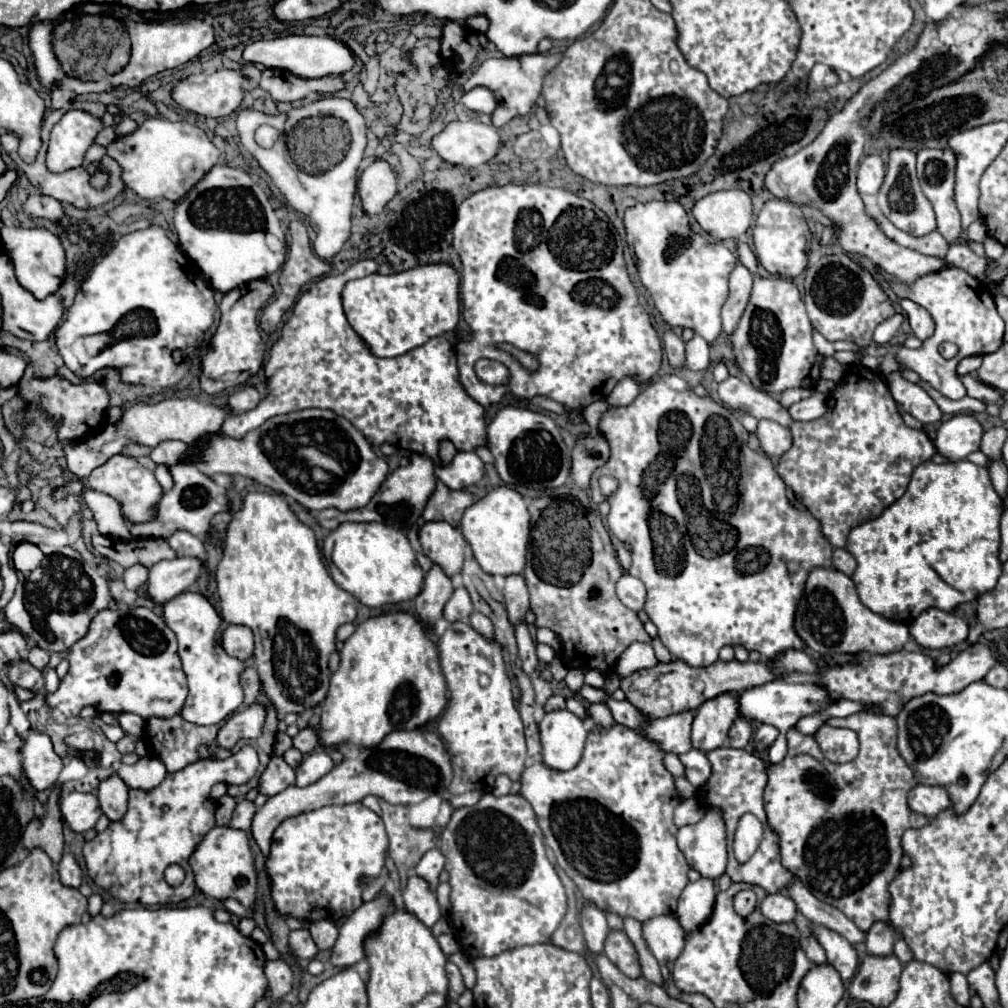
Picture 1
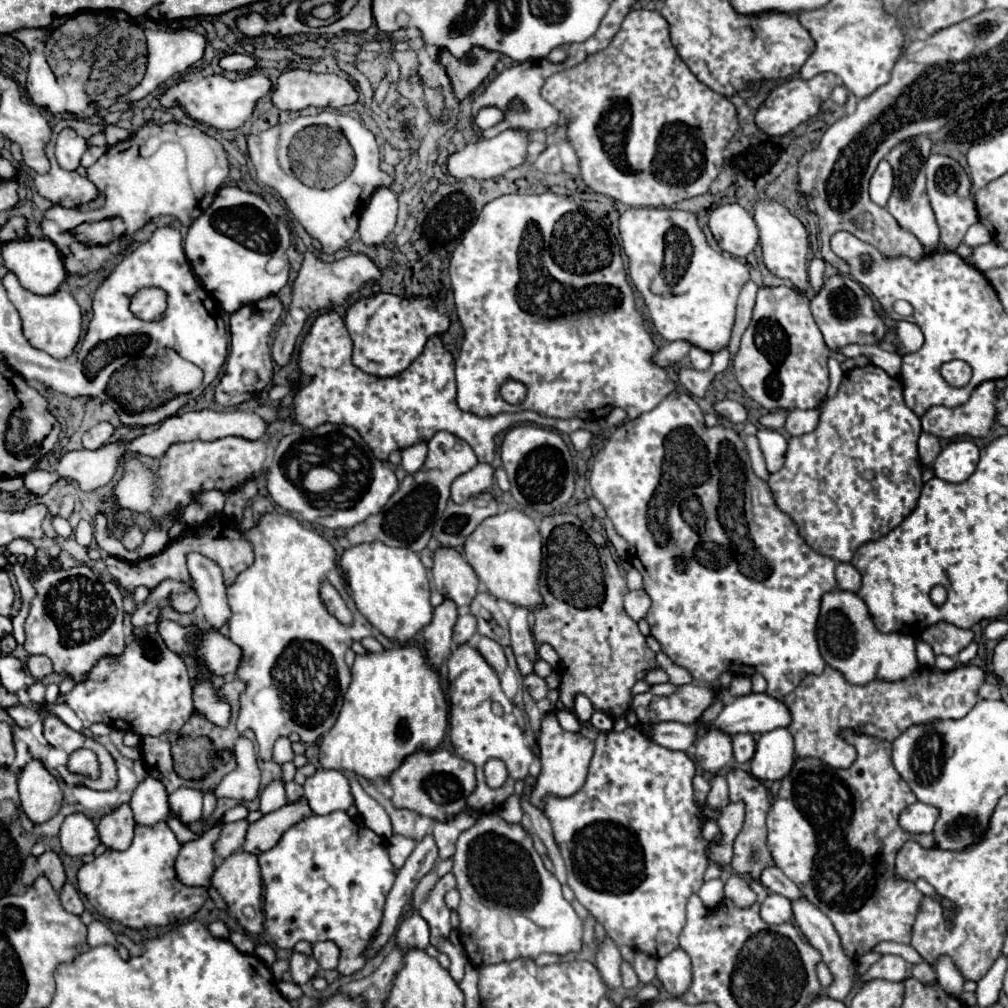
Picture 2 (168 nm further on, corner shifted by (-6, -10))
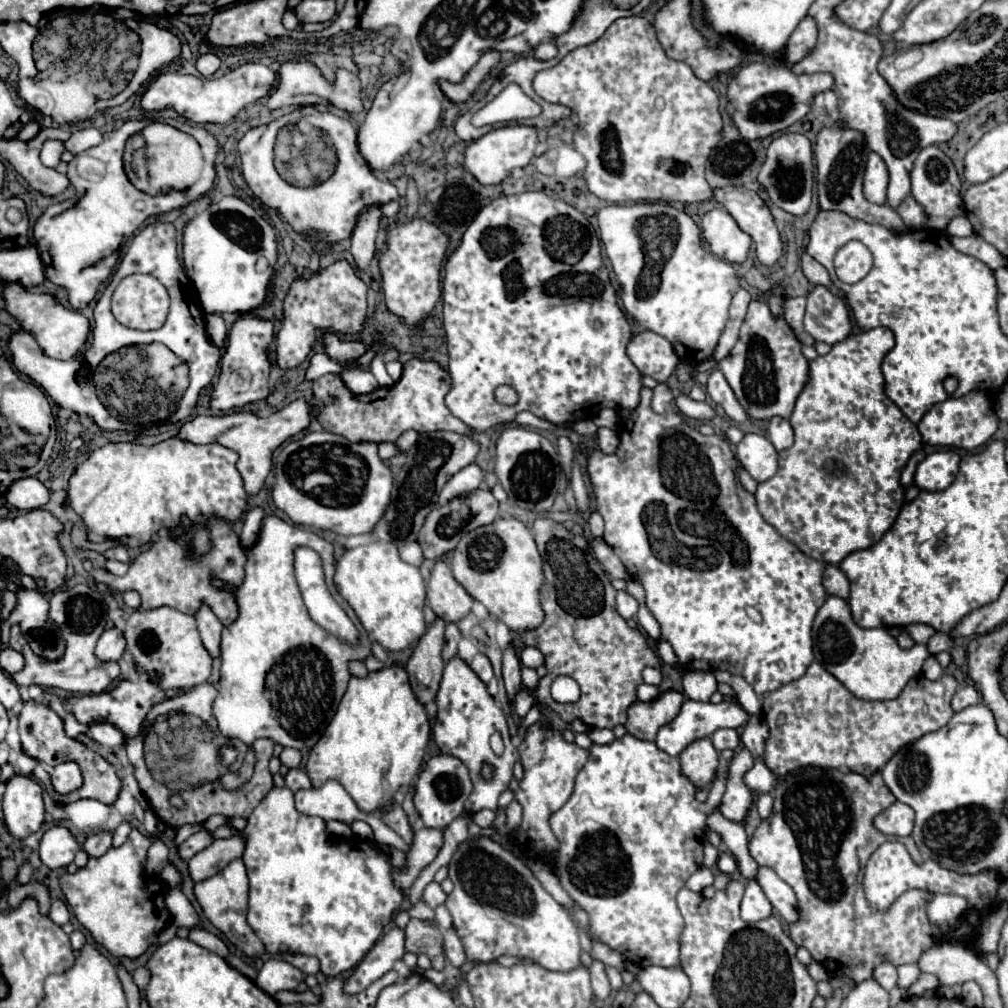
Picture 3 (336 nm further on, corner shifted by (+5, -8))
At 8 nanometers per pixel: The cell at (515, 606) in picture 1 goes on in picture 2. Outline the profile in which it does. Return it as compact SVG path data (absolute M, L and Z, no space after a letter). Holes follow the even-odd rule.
M514 608L514 616L510 620L510 640L512 640L512 650L516 654L518 670L522 676L528 676L536 662L536 644L528 626L526 608Z

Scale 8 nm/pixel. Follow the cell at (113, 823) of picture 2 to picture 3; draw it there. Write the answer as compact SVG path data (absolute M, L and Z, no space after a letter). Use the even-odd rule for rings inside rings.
M111 832L89 834L87 840L85 840L85 844L83 844L83 850L89 856L101 856L101 854L105 854L111 848L111 840L113 840L113 834Z

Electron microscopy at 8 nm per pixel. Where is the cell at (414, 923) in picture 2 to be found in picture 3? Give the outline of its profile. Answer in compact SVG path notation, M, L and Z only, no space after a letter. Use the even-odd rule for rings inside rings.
M391 928L377 944L367 952L361 964L355 968L353 976L345 982L345 992L355 994L365 990L369 984L379 980L385 972L393 968L393 962L405 954L405 932L401 928Z

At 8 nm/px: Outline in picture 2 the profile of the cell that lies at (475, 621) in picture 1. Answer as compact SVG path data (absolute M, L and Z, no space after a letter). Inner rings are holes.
M482 638L480 644L478 644L478 652L482 654L482 658L492 666L492 670L496 674L502 674L506 670L506 656L504 656L504 650L498 642L490 640L490 638Z

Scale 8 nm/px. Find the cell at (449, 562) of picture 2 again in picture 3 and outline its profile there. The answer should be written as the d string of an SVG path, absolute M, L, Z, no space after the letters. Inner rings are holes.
M437 560L427 582L427 602L433 612L445 622L459 622L463 616L469 614L473 598L453 578L449 564Z

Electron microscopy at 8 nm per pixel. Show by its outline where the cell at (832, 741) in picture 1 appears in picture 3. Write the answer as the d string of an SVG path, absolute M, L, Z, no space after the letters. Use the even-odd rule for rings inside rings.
M813 662L805 676L781 686L775 692L763 696L763 716L769 724L769 740L765 752L765 764L773 770L775 776L783 776L791 770L803 766L821 766L821 768L841 768L847 766L853 772L869 776L871 772L885 766L885 762L905 744L915 742L927 732L939 730L955 714L951 708L951 698L957 690L957 680L951 674L943 674L939 680L927 680L925 676L915 676L907 682L903 692L893 700L859 700L855 698L835 676L831 676L819 662Z

